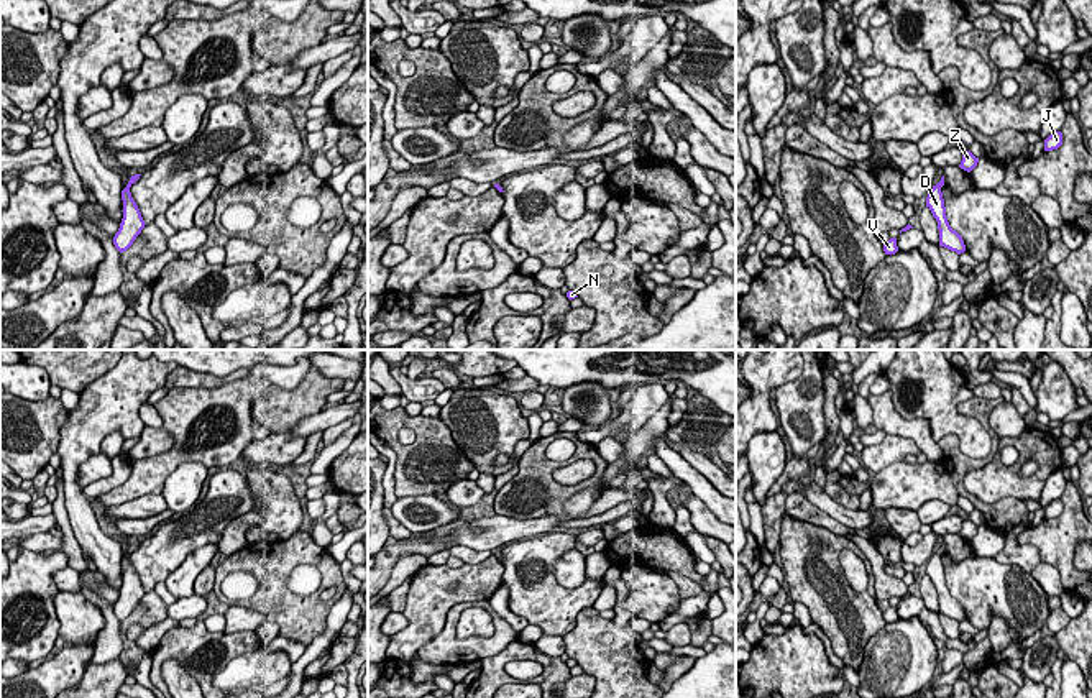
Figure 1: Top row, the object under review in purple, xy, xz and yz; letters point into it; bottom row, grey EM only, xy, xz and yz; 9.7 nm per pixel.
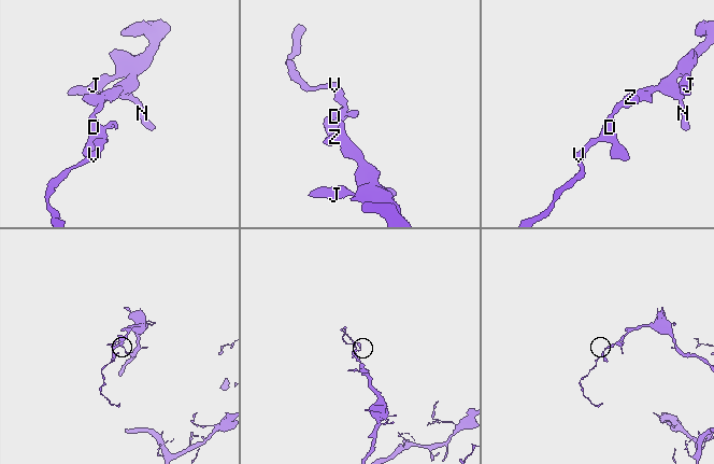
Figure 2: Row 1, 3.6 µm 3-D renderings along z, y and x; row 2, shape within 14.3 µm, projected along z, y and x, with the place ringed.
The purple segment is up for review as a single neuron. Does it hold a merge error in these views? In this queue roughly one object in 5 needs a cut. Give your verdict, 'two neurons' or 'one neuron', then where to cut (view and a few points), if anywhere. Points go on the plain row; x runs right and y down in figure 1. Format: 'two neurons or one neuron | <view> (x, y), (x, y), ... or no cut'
one neuron | no cut

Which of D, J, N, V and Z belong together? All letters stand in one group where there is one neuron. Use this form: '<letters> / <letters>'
D J N V Z

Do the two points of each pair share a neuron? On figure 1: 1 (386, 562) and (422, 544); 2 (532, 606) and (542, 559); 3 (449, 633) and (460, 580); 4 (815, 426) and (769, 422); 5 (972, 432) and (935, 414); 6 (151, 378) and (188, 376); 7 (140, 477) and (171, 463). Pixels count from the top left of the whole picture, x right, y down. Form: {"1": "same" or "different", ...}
{"1": "same", "2": "same", "3": "different", "4": "different", "5": "same", "6": "different", "7": "same"}

